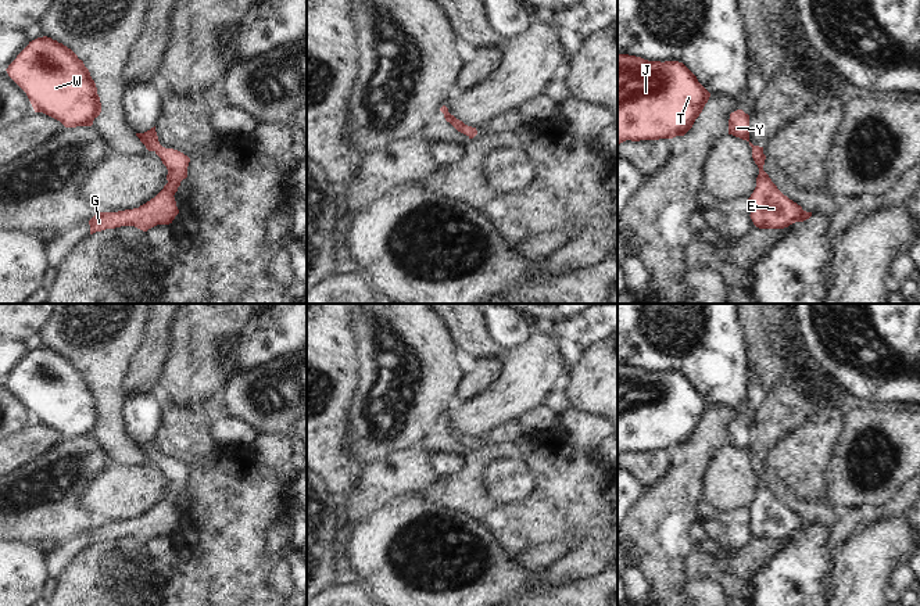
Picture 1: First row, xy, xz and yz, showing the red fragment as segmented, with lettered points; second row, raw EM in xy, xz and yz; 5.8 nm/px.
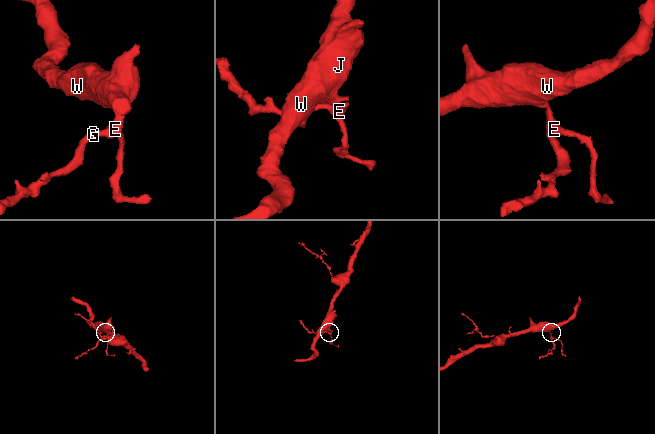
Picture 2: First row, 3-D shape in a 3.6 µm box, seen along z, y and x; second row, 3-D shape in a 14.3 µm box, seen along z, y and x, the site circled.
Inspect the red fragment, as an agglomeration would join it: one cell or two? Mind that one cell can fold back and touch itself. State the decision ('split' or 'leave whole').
leave whole

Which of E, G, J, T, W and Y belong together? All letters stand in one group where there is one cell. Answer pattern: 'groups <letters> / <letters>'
groups E G J T W Y

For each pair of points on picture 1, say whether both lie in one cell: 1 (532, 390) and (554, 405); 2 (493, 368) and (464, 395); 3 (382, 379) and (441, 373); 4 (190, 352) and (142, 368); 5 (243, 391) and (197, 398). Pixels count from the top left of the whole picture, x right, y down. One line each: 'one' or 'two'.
1: two
2: one
3: one
4: two
5: two

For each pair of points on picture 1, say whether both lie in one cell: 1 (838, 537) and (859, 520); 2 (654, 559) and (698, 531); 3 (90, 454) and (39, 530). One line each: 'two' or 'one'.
1: one
2: two
3: one

